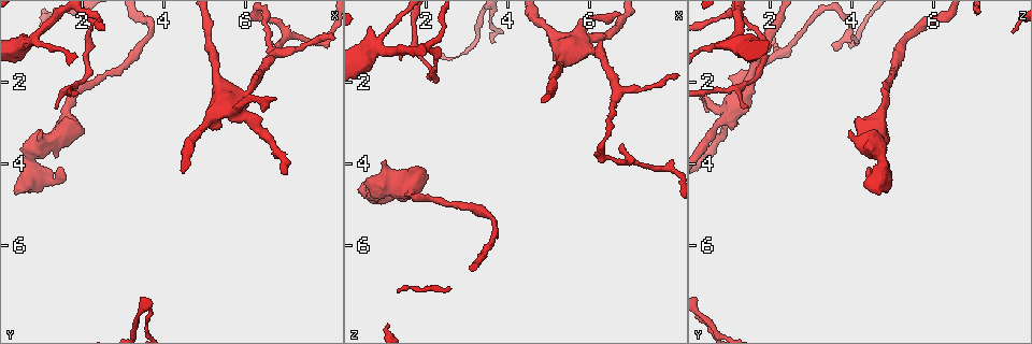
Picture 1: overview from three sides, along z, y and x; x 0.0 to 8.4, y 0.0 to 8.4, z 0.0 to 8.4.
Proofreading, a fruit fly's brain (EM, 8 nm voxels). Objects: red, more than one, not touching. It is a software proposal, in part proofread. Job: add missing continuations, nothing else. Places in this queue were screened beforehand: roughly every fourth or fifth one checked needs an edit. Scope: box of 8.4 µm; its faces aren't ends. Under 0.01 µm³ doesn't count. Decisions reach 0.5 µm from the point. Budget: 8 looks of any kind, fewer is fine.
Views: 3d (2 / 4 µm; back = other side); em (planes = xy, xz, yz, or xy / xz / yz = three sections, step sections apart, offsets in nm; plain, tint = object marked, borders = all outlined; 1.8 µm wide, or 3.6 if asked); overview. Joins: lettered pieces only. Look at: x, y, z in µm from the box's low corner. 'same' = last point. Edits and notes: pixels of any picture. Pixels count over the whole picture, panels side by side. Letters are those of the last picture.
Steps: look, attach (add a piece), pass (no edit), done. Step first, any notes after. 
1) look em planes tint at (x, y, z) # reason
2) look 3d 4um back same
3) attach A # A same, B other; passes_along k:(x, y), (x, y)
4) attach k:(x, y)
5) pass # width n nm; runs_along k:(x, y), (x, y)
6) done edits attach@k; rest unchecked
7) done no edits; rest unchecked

look 3d 4um at (0.55, 1.10, 0.60) # free end

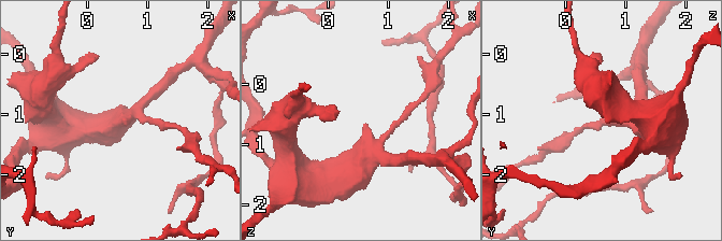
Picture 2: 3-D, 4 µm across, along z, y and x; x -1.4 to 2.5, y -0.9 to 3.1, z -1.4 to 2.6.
look em xy step 8 borders same # shape alone is not enough

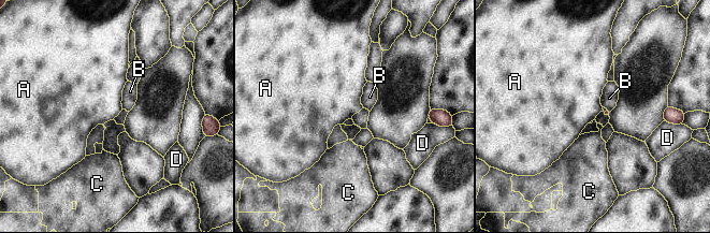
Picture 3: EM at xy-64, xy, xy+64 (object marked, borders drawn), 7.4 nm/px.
look em planes borders same # cut it another way

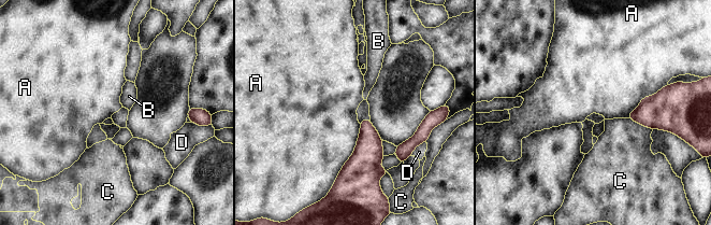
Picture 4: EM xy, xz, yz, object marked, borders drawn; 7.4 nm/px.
pass # A other, B other, C other, D other; border 4:(361, 124), (354, 151), (333, 184); no lettered piece goes on from it

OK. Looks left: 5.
look em planes borders at (1.35, 4.10, 4.45) # free end

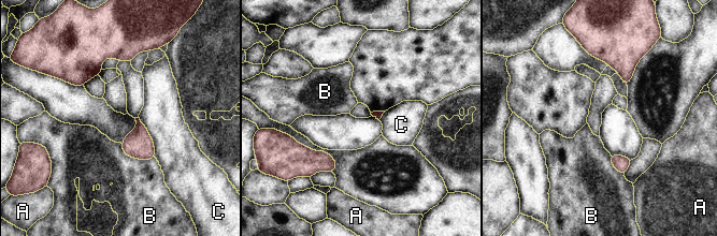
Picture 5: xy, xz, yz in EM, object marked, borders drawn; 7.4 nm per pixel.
pass # A other, B other, C other; border 5:(122, 144), (130, 157), (154, 158); none of them fits

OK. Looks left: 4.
look 3d 2um at (6.20, 2.10, 1.25) # thick turns thin

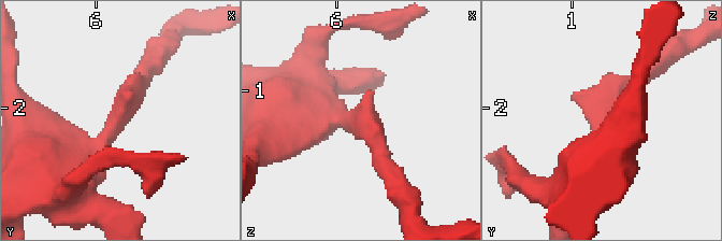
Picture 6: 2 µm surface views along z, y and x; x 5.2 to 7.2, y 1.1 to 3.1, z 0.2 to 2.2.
look em planes tint at (6.20, 2.02, 1.28) # arm_widths 220, 550 nm

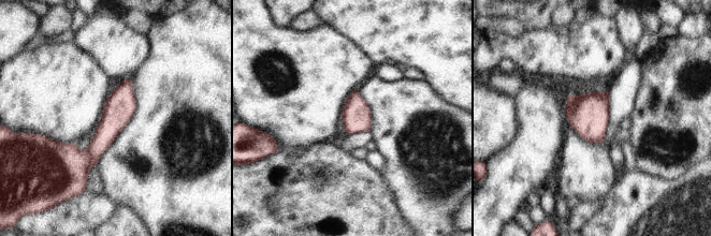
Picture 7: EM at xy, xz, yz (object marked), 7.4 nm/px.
look em planes borders same # what lies round it

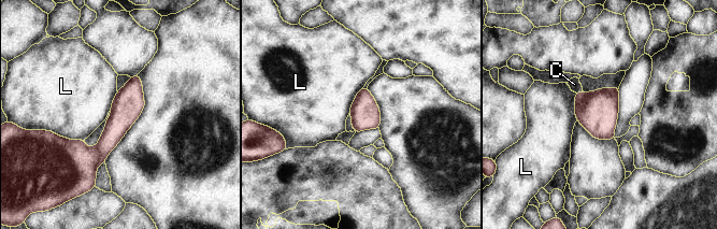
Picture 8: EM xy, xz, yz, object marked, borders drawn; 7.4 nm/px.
attach C # C same, L other; passes_along 8:(598, 111), (579, 91), (574, 84); the neuron continues

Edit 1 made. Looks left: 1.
done edits attach@8; rest unchecked

